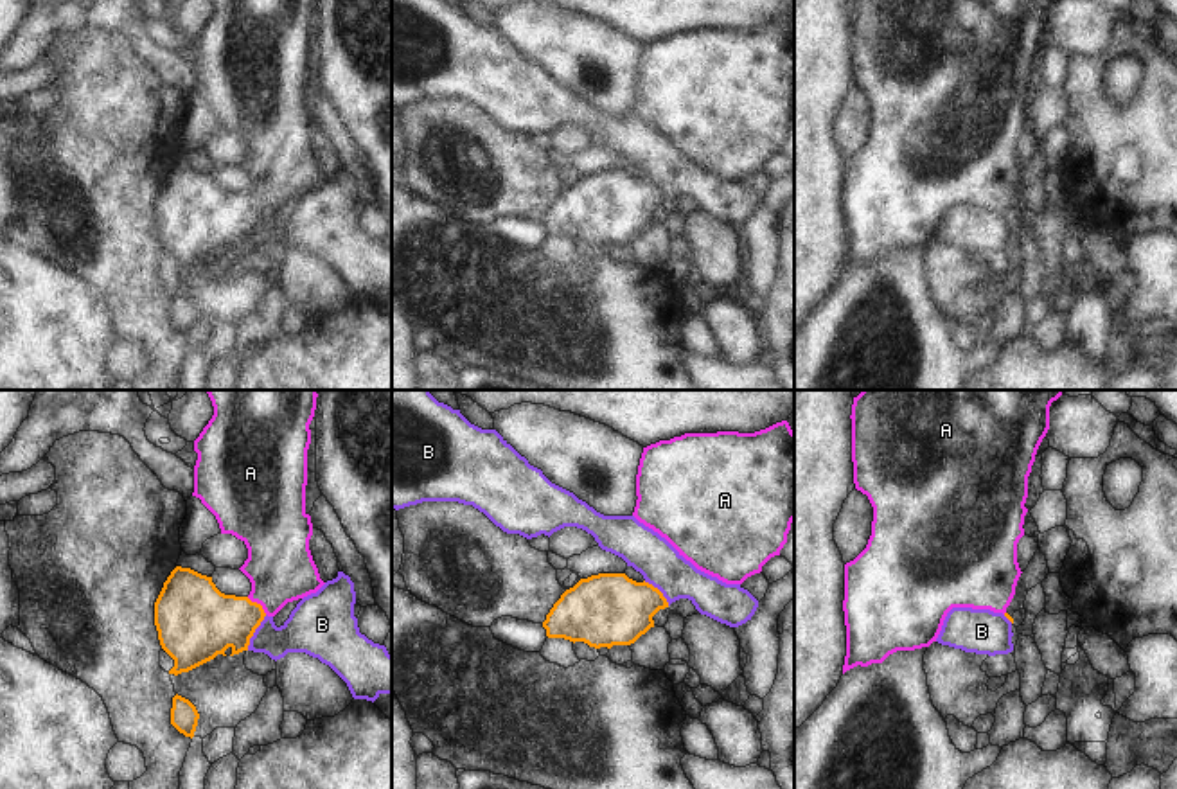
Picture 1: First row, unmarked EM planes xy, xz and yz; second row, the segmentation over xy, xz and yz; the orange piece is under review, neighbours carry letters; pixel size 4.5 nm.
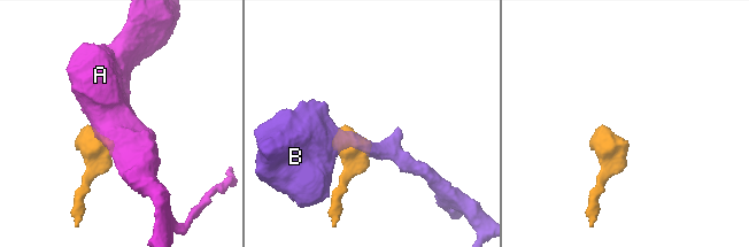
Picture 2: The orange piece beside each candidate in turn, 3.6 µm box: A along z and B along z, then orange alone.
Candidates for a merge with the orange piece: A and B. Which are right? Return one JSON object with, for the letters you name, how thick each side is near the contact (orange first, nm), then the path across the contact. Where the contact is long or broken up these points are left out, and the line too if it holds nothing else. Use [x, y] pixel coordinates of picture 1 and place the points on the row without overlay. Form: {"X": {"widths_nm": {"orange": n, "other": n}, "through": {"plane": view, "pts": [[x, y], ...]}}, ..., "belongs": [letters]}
{"A": {"widths_nm": {"orange": 320, "other": 300}, "through": {"plane": "xy", "pts": [[203, 220], [232, 218], [256, 200], [274, 182], [281, 166]]}}, "belongs": ["A"]}

